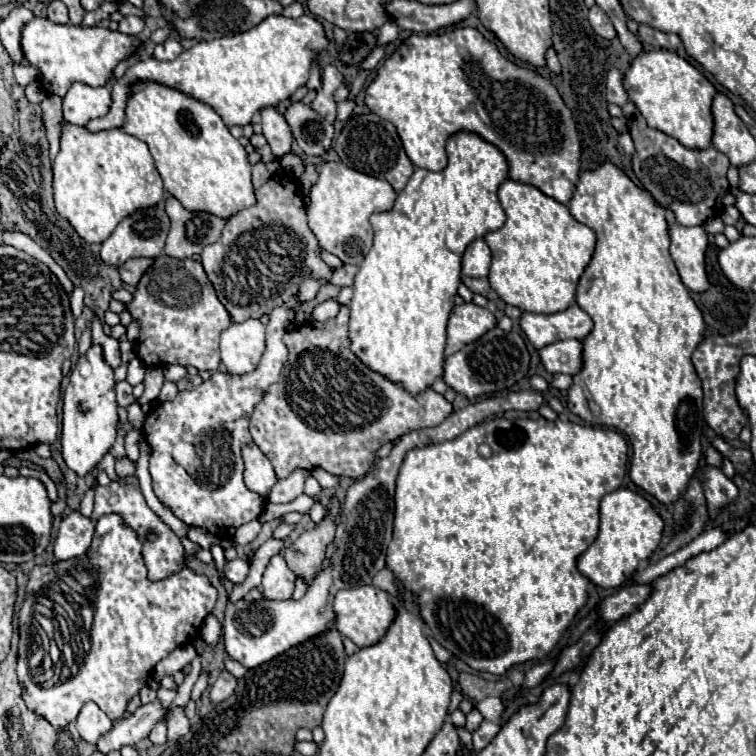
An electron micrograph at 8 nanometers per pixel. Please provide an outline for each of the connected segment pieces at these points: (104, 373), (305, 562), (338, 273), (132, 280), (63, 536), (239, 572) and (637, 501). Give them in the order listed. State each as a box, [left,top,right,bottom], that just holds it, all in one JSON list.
[[62,346,118,476],[284,500,338,586],[330,264,358,288],[118,258,154,286],[54,512,94,560],[224,558,248,584],[578,488,664,588]]

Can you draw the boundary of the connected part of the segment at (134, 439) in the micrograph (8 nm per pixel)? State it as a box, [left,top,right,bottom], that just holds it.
[126,430,142,464]

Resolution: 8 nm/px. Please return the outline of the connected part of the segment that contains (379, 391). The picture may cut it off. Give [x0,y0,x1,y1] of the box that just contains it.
[250,306,452,480]

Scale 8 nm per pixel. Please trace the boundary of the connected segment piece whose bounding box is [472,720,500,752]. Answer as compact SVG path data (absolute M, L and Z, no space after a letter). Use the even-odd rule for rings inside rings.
M484 720L480 724L480 728L472 734L474 736L474 750L480 752L484 746L488 746L488 742L492 742L492 738L500 732L500 724L494 724L494 722L488 722Z

